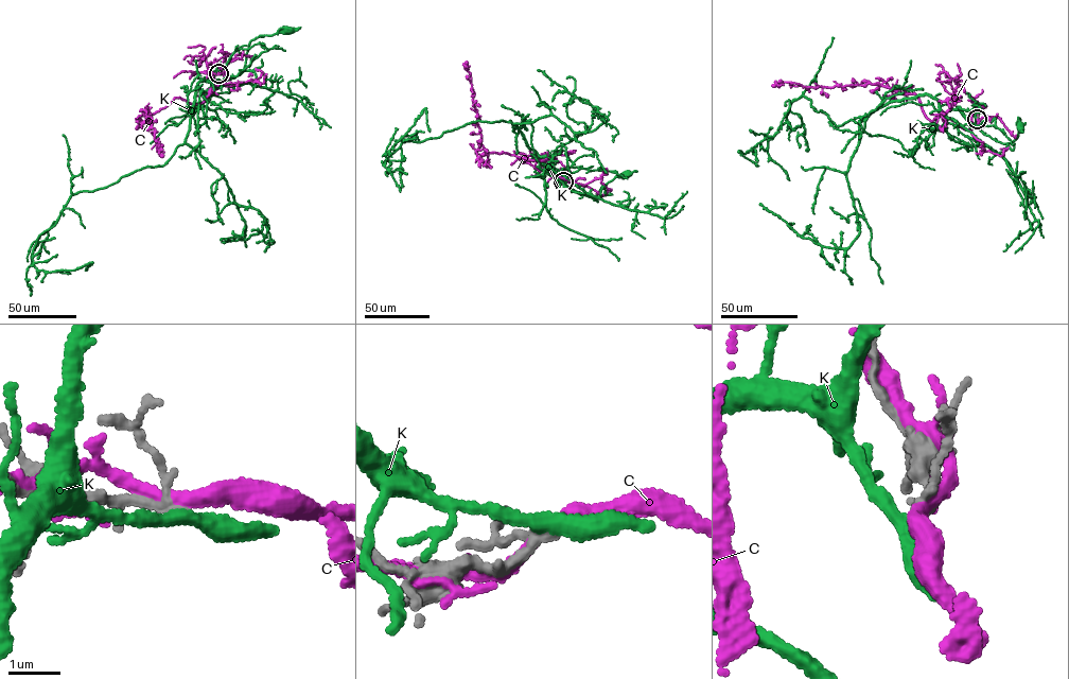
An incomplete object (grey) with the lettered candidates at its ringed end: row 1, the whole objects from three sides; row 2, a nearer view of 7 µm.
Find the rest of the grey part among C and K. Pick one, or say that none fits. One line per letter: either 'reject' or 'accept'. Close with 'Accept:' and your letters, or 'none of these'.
C: reject
K: reject
Accept: none of these

